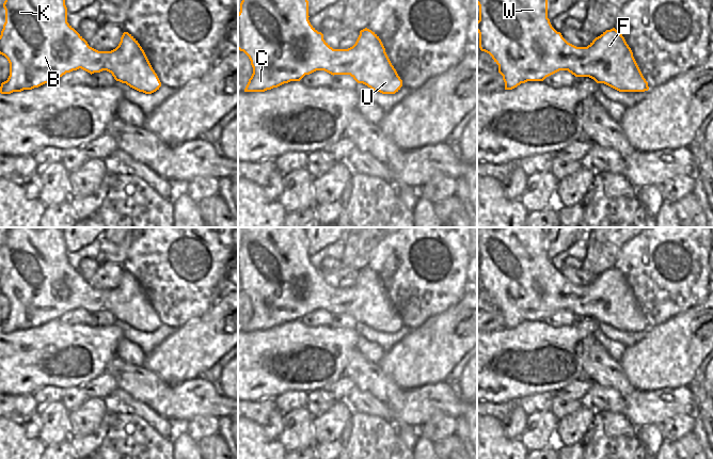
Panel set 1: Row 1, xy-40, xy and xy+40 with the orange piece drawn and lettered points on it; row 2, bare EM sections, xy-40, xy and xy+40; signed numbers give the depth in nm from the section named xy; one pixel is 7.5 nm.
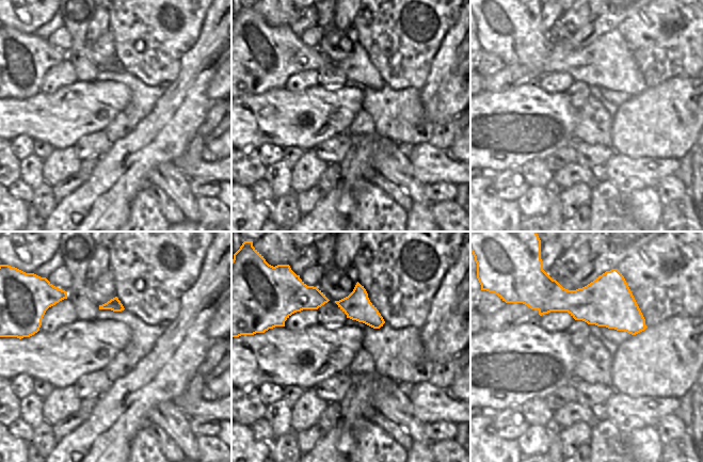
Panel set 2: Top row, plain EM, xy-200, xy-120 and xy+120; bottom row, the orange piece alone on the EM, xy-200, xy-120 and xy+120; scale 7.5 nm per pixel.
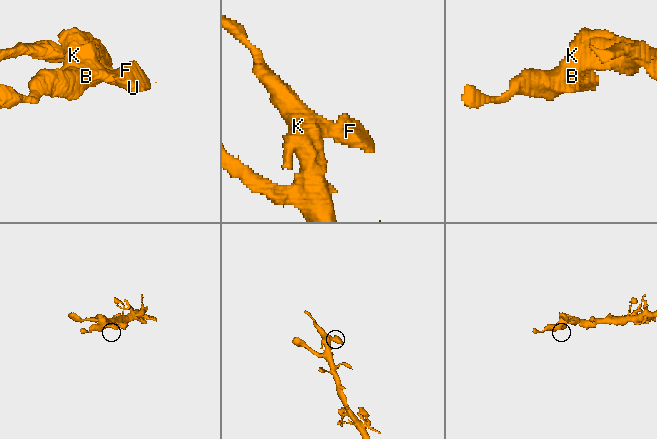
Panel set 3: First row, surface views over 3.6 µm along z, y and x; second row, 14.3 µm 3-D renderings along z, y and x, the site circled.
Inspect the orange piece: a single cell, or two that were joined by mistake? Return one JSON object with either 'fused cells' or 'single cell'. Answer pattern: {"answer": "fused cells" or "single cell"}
{"answer": "single cell"}

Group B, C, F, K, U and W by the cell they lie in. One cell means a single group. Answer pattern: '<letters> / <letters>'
B C F K U W

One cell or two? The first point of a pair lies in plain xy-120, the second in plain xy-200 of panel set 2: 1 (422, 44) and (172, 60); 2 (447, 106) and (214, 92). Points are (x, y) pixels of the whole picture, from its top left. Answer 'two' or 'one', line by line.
1: one
2: one

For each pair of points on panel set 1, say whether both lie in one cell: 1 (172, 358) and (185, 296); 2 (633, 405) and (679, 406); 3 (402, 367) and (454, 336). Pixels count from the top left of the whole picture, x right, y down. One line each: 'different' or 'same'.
1: different
2: same
3: same

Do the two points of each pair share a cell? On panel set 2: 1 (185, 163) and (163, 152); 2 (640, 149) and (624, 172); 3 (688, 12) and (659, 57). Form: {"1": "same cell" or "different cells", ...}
{"1": "different cells", "2": "different cells", "3": "same cell"}

